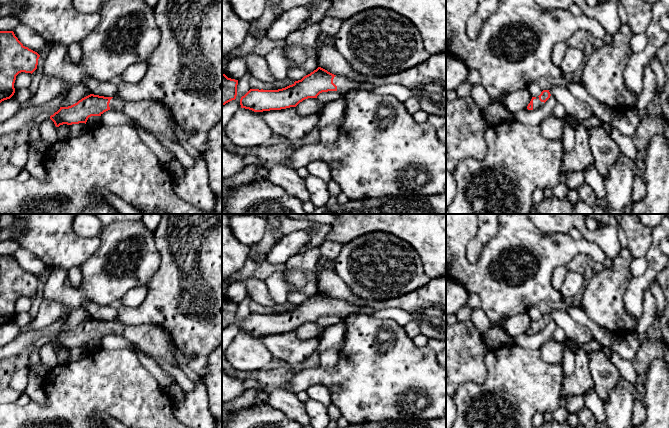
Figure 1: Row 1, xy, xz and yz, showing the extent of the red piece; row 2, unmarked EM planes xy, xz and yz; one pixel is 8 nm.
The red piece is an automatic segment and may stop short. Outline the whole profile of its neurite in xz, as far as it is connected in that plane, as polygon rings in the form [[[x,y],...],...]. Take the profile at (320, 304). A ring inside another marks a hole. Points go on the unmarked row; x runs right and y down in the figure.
[[[318,291],[301,304],[278,314],[250,313],[240,323],[241,332],[254,336],[281,334],[296,331],[308,322],[317,322],[322,316],[338,315],[345,319],[352,314],[358,314],[367,305],[356,305],[343,300],[334,299]]]

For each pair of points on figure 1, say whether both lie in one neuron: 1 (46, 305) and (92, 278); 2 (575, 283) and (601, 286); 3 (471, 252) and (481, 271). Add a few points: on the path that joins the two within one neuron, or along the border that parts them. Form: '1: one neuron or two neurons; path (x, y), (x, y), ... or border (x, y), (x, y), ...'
1: two neurons; border (43, 297), (57, 301), (70, 312)
2: two neurons; border (585, 286), (581, 294)
3: two neurons; border (489, 241), (475, 261), (467, 260)

